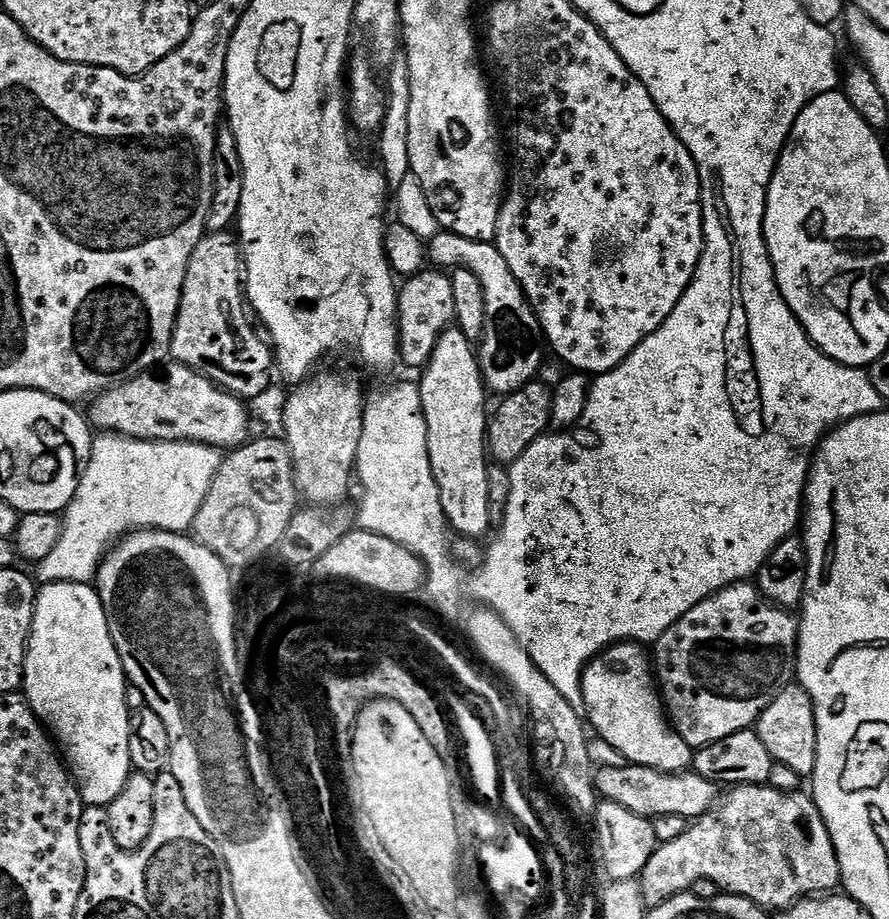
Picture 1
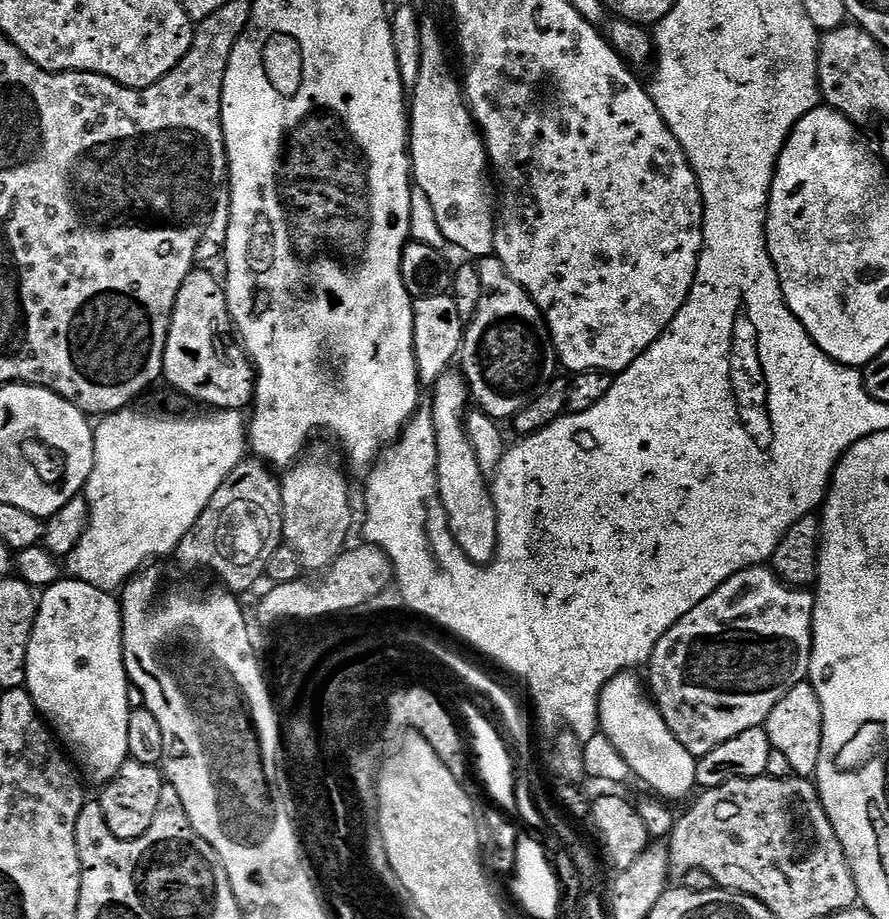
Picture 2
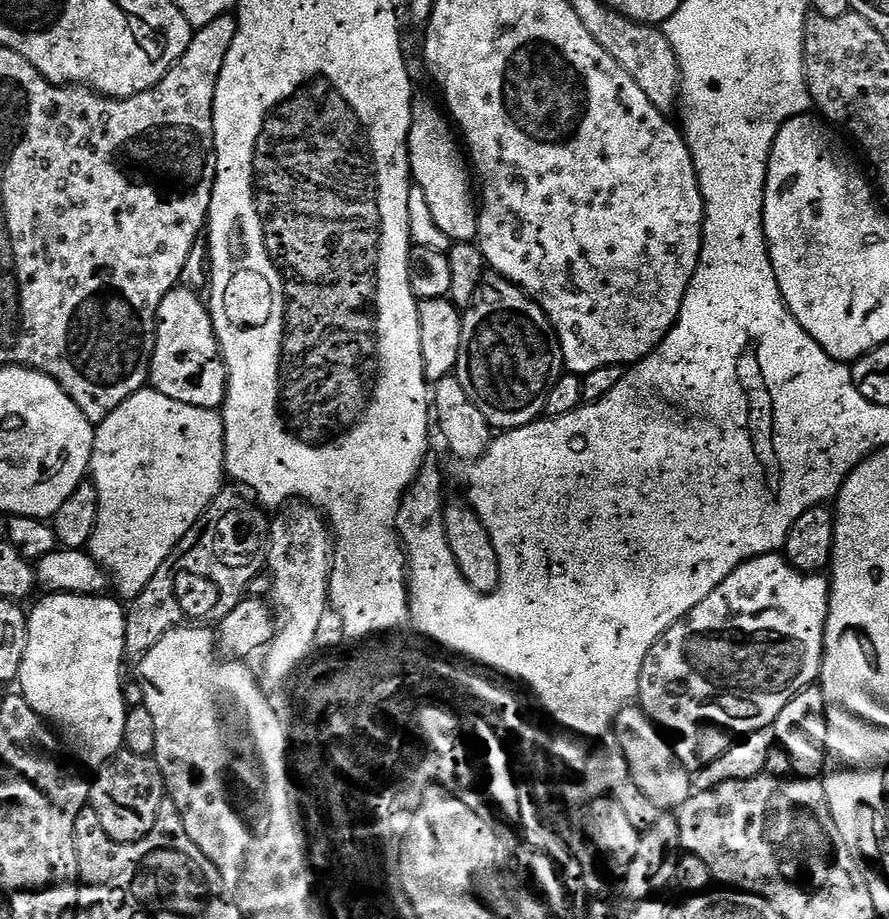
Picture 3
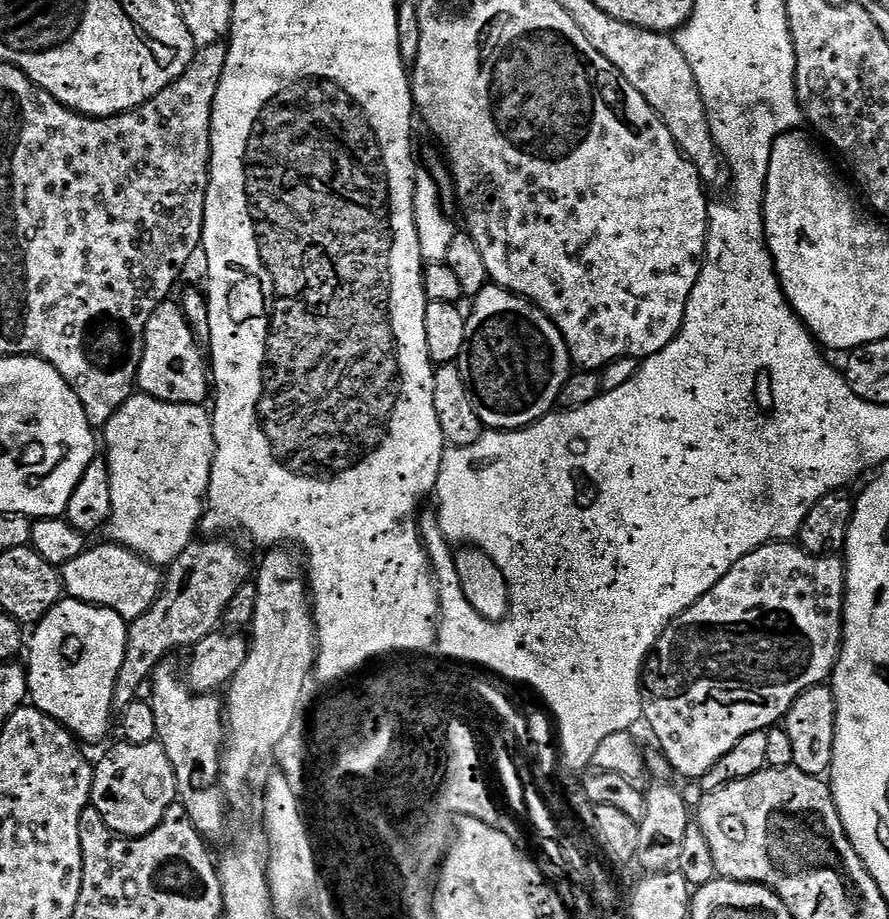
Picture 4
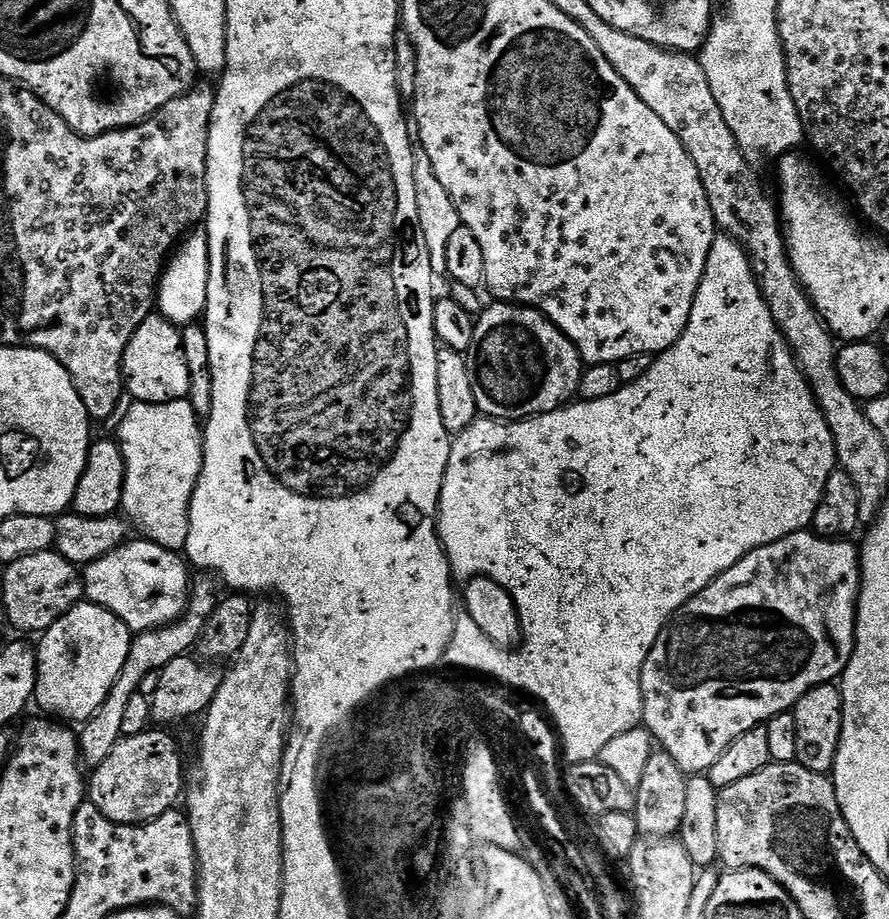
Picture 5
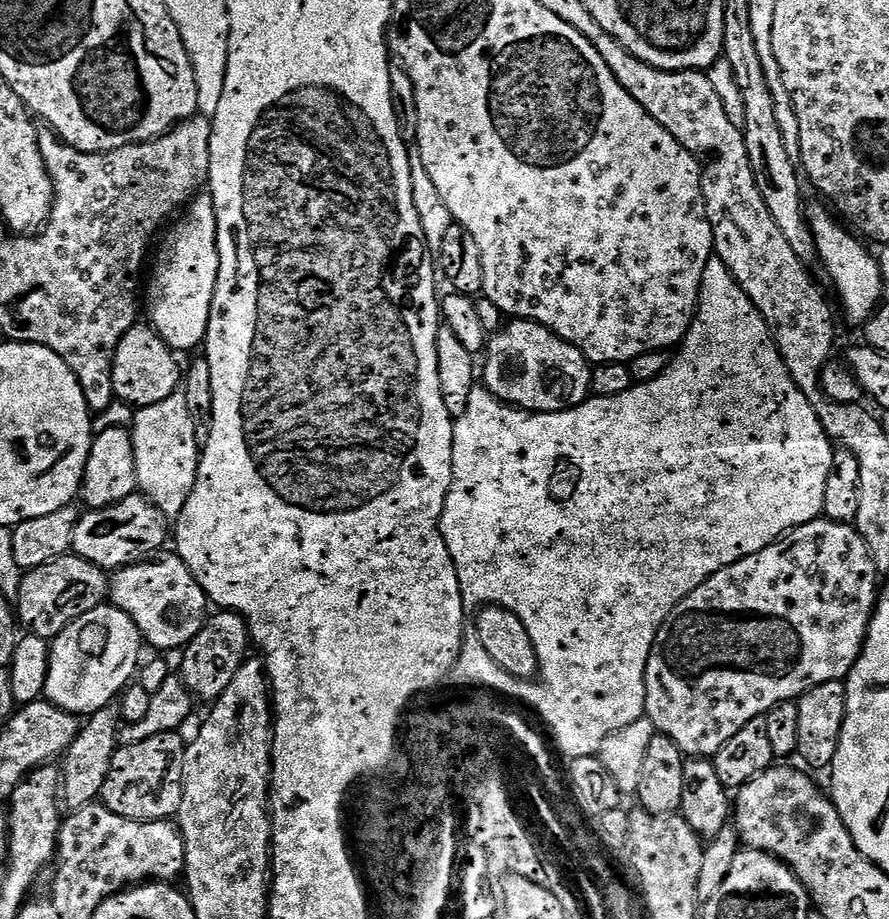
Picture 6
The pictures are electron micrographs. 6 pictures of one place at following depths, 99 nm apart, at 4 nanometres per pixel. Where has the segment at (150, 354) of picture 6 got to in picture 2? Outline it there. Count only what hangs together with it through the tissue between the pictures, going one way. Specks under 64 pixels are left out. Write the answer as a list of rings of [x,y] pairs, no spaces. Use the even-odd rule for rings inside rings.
[[[193,270],[178,290],[166,338],[163,379],[168,380],[169,386],[177,388],[182,395],[200,404],[209,404],[212,410],[244,410],[253,403],[256,395],[254,365],[232,327],[232,315],[228,313],[224,285],[208,272]]]

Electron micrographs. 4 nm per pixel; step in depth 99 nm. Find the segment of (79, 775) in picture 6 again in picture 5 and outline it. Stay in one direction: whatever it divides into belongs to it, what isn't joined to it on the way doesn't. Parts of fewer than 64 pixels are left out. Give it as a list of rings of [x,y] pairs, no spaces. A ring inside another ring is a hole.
[[[200,579],[204,580],[191,581],[190,591],[186,597],[186,607],[179,618],[173,620],[171,624],[164,625],[163,628],[152,628],[148,632],[137,632],[132,636],[130,654],[126,654],[126,664],[122,666],[122,674],[118,674],[106,702],[102,702],[102,706],[92,717],[83,721],[81,728],[84,729],[79,729],[78,743],[85,765],[95,766],[106,762],[110,750],[114,750],[116,743],[122,739],[122,721],[126,702],[130,702],[133,694],[140,691],[142,678],[146,678],[146,674],[151,672],[159,672],[170,662],[174,662],[174,658],[185,655],[189,650],[197,647],[202,630],[206,626],[206,618],[210,618],[218,599],[217,585],[211,579]]]

